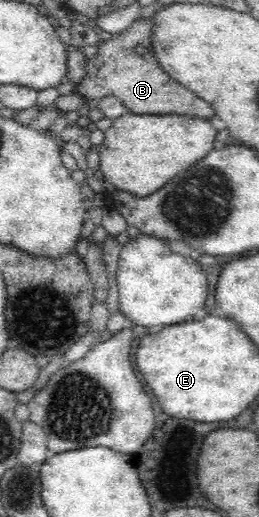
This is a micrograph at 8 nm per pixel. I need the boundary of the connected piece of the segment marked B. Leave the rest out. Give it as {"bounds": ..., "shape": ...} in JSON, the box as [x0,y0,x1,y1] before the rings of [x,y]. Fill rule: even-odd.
{"bounds":[75,18,215,117],"shape":[[[139,18],[135,20],[125,31],[115,34],[113,39],[99,41],[98,53],[95,58],[85,59],[85,77],[76,86],[75,92],[85,99],[97,99],[113,95],[134,114],[177,114],[191,115],[191,117],[213,117],[215,111],[209,103],[199,99],[195,93],[173,81],[171,76],[161,69],[159,60],[153,54],[153,18]],[[143,44],[147,51],[143,55],[135,53],[135,47]]]}

